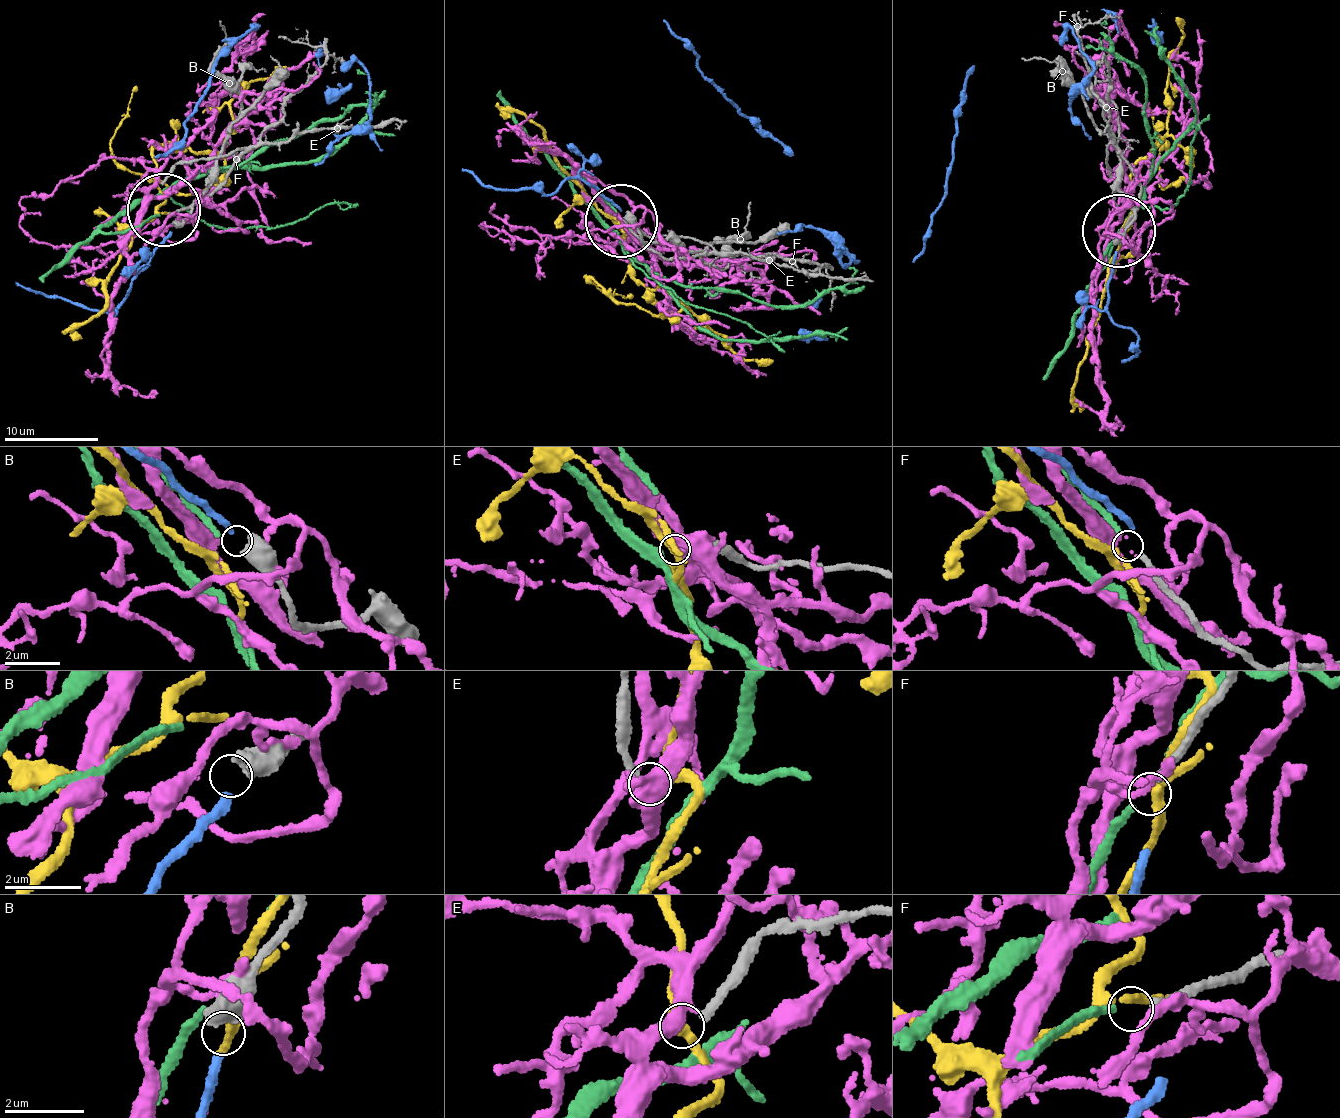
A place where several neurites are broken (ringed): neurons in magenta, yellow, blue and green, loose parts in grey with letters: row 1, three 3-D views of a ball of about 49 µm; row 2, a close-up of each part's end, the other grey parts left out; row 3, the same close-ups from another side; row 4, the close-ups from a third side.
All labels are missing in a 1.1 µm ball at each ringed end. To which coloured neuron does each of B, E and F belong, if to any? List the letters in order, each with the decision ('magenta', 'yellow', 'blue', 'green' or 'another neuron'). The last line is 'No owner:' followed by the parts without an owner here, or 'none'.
B: blue
E: another neuron
F: green
No owner: E

